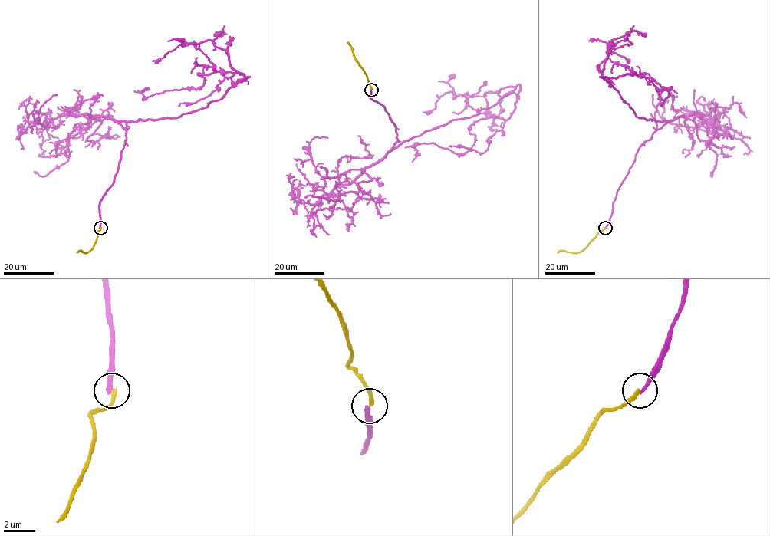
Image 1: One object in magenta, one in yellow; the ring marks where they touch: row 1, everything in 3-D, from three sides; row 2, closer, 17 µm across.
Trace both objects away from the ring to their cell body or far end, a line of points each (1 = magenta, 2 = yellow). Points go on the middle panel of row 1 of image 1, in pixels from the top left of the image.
1: (371, 90), (395, 129), (389, 151), (520, 86), (508, 119), (470, 126), (467, 152), (416, 143), (412, 162)
2: (371, 90), (366, 74), (347, 41)

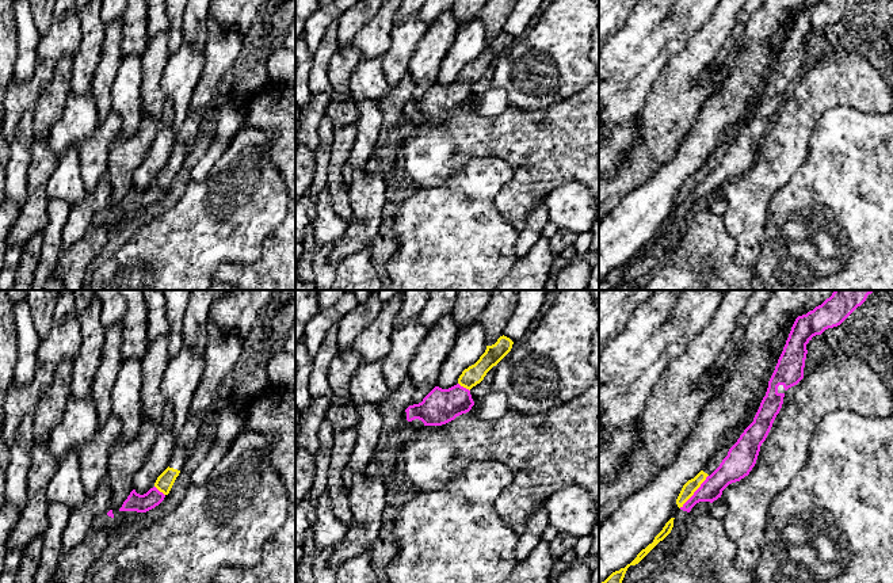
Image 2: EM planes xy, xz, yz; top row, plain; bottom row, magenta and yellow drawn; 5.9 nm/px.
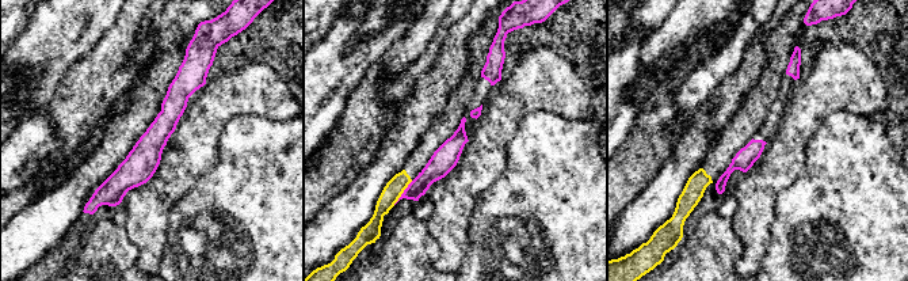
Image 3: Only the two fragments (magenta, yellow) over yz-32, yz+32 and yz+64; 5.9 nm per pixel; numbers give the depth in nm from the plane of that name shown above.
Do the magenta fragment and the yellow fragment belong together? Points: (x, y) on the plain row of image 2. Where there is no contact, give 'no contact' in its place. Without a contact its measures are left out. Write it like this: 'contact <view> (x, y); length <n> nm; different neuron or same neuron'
contact yz (695, 187); length 260 nm; different neuron

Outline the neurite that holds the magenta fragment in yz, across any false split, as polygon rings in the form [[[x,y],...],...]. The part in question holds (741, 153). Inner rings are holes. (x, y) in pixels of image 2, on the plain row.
[[[821,0],[806,11],[798,12],[791,23],[783,47],[778,56],[775,66],[768,77],[766,92],[763,94],[760,103],[753,114],[753,118],[744,126],[737,138],[729,145],[728,152],[722,156],[720,163],[706,174],[694,191],[679,205],[673,216],[673,224],[671,229],[660,237],[638,260],[630,262],[625,270],[621,283],[645,279],[650,273],[664,263],[672,254],[676,239],[683,228],[683,220],[691,205],[699,198],[713,199],[721,194],[722,187],[732,179],[740,178],[749,171],[756,160],[760,142],[766,137],[772,119],[779,110],[785,89],[778,88],[778,83],[782,81],[785,87],[797,81],[804,75],[804,64],[806,56],[806,41],[813,33],[821,31],[825,26],[840,22],[858,3],[862,0]]]

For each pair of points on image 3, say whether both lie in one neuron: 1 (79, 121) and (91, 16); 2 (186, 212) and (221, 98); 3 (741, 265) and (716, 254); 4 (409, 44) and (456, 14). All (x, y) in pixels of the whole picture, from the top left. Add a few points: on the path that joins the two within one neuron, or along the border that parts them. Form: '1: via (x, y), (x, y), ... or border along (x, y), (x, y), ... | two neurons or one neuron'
1: border along (109, 29), (64, 73) | two neurons
2: border along (217, 159), (216, 164), (174, 205) | two neurons
3: border along (735, 230), (741, 243), (743, 254), (733, 266) | two neurons
4: border along (446, 14), (432, 40), (422, 52) | two neurons

